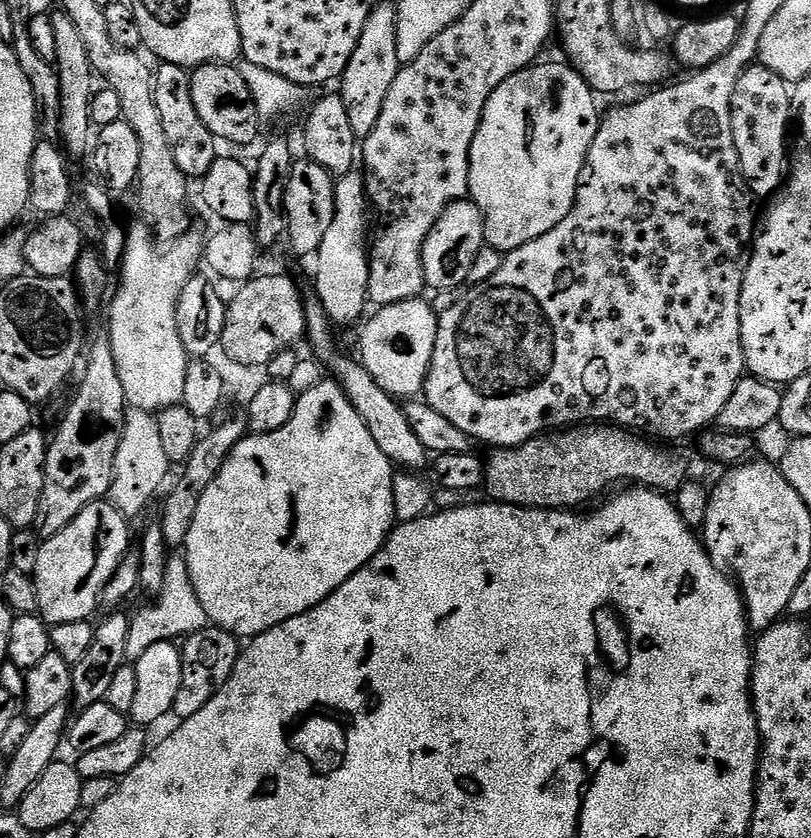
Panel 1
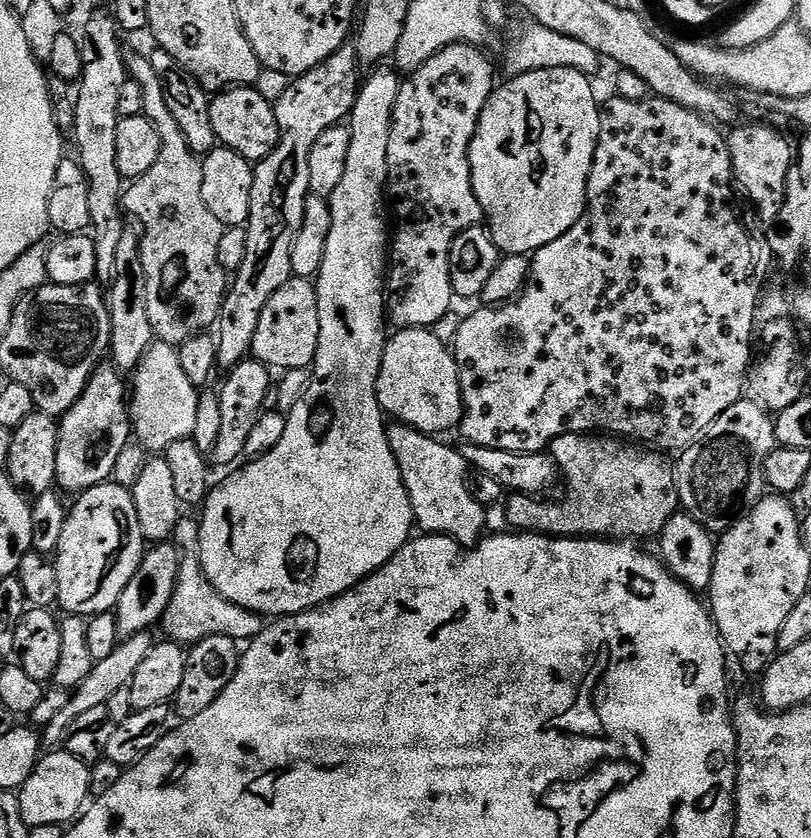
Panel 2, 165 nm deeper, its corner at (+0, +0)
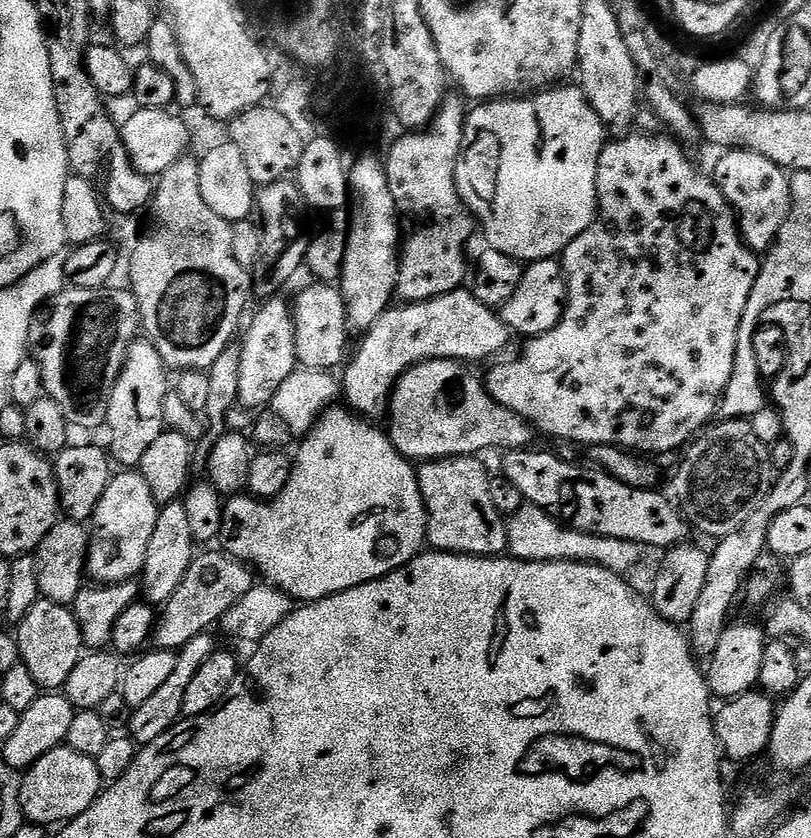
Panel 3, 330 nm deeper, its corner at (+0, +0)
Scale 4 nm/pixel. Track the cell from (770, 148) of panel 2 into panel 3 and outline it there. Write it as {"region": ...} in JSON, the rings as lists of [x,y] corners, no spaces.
{"region":[[[748,148],[725,151],[716,164],[714,179],[722,194],[736,213],[740,234],[745,244],[757,254],[767,253],[776,243],[778,234],[792,209],[792,182],[789,173],[770,158]]]}

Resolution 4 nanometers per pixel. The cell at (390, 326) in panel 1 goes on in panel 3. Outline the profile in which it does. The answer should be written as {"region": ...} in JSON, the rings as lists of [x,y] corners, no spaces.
{"region":[[[424,360],[410,369],[392,392],[390,409],[390,435],[392,445],[412,462],[450,460],[453,456],[475,456],[487,448],[499,450],[524,450],[534,437],[533,425],[518,414],[506,410],[488,392],[487,387],[472,372],[467,372],[459,360]]]}

